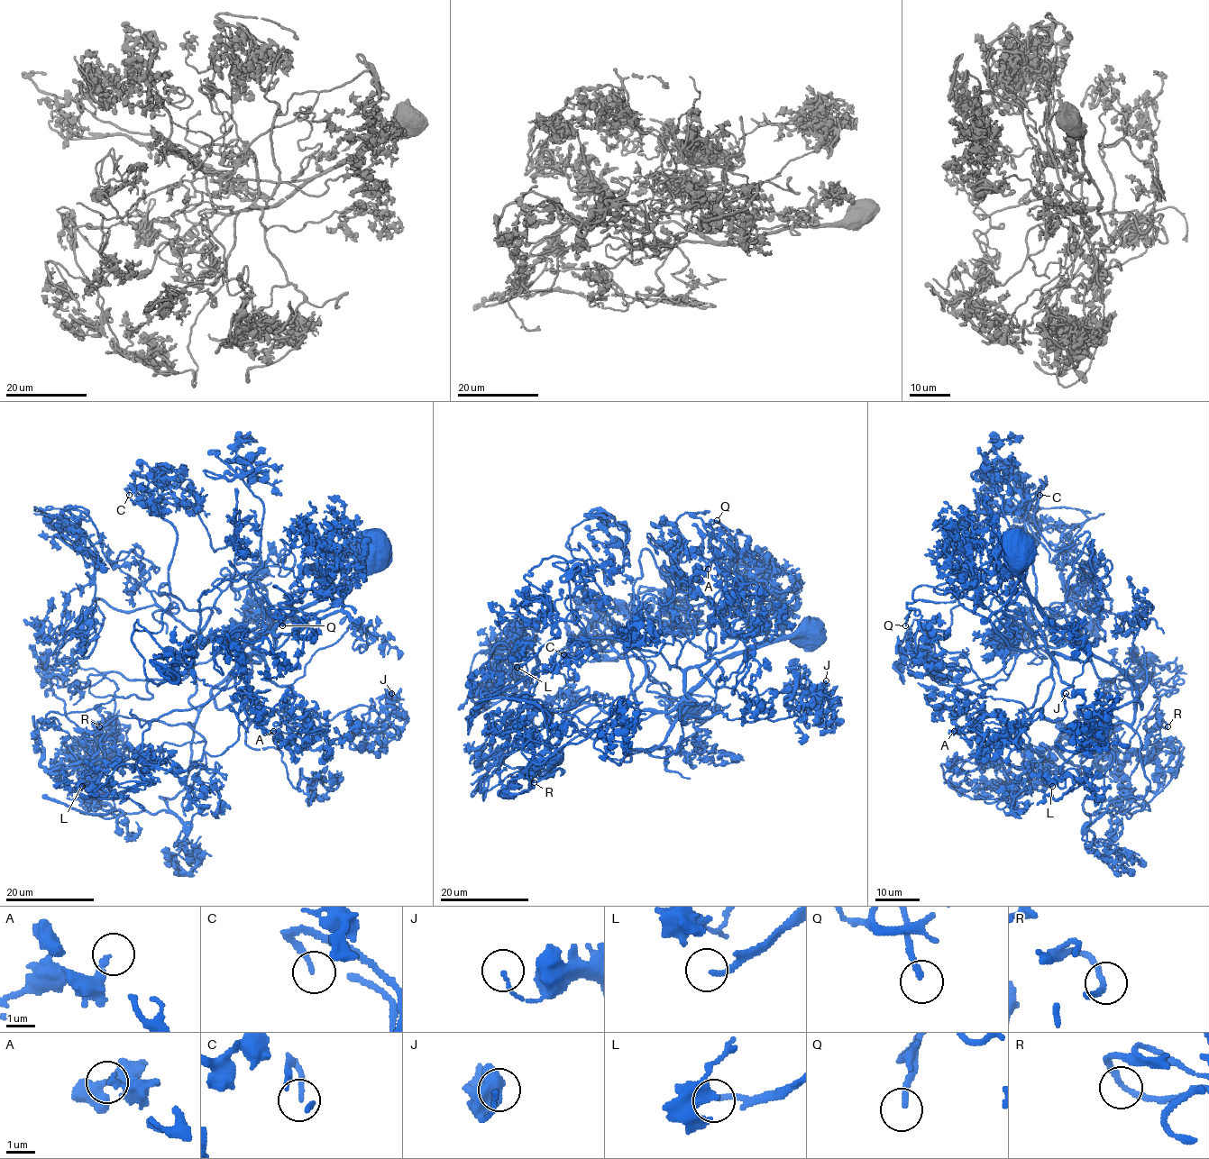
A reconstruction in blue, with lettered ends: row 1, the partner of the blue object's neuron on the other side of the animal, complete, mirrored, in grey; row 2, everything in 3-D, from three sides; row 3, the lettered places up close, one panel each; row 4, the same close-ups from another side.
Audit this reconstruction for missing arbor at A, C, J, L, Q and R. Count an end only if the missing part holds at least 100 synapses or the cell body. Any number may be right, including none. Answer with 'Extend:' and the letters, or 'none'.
Extend: none

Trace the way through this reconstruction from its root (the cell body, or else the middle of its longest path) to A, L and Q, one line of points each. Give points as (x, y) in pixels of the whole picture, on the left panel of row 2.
A: (374, 550), (340, 610), (243, 658), (235, 688), (248, 714), (260, 702), (251, 692), (245, 713), (273, 731)
L: (374, 550), (267, 629), (194, 724), (115, 716), (103, 725), (104, 773), (82, 786)
Q: (374, 550), (340, 610), (271, 630), (272, 651), (296, 596), (282, 625)

